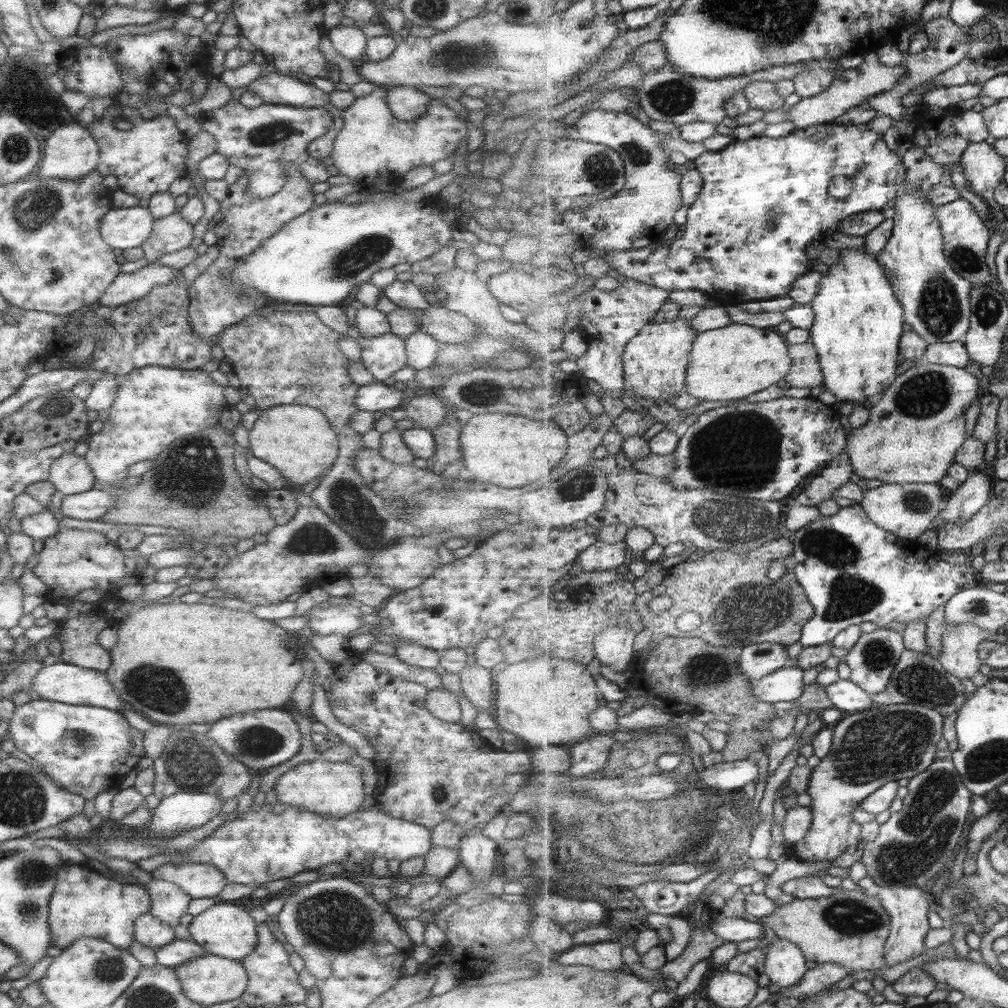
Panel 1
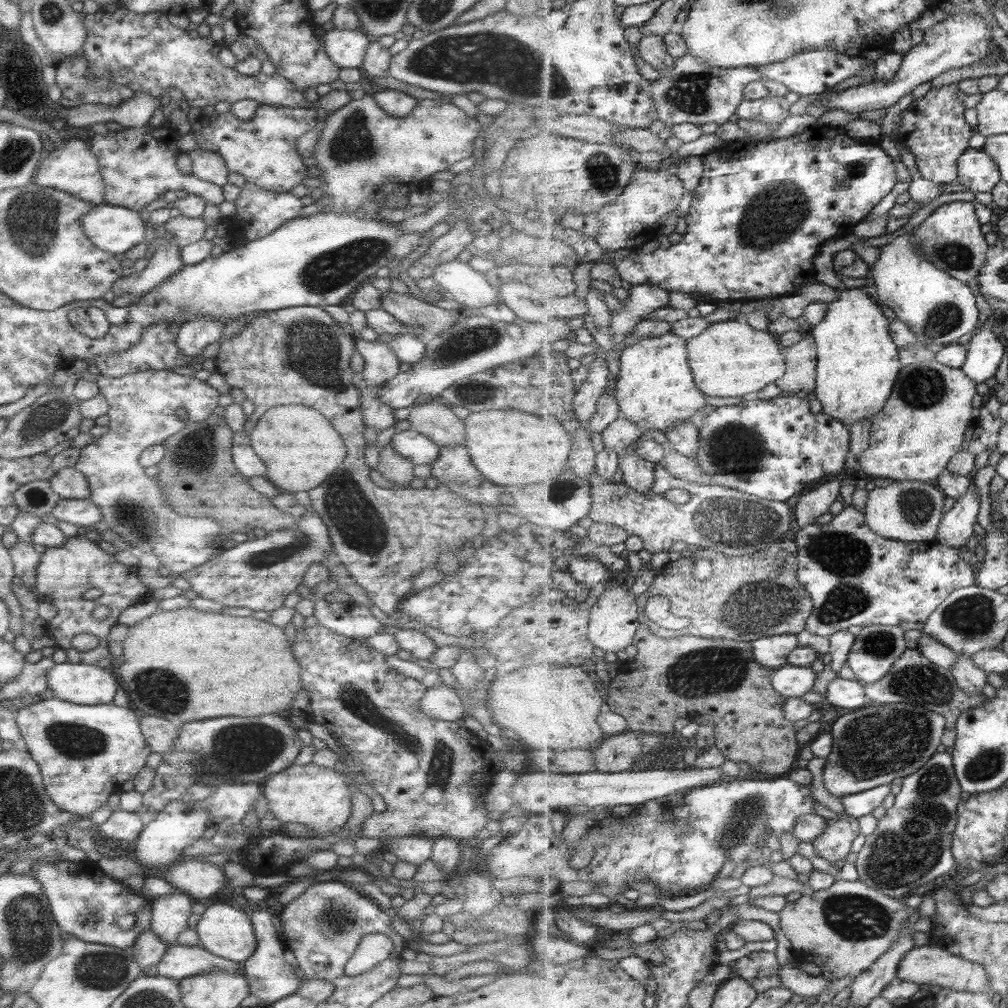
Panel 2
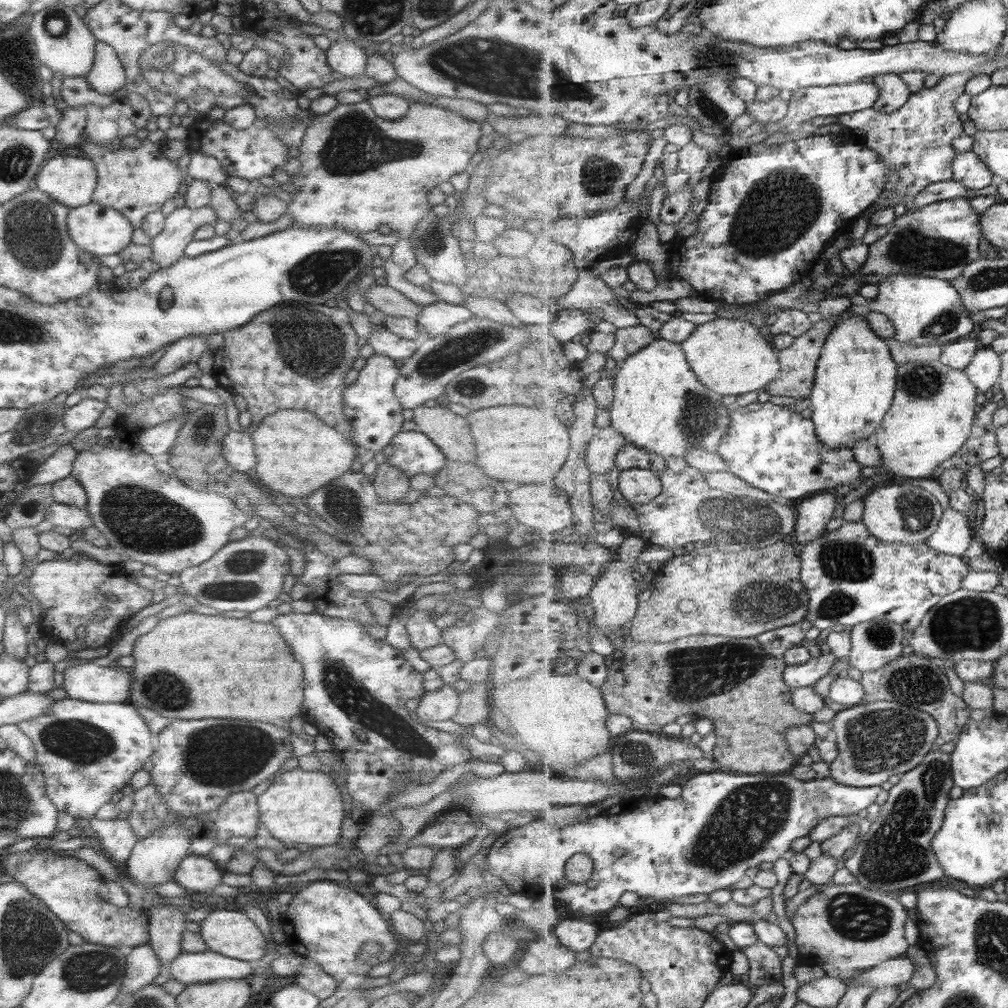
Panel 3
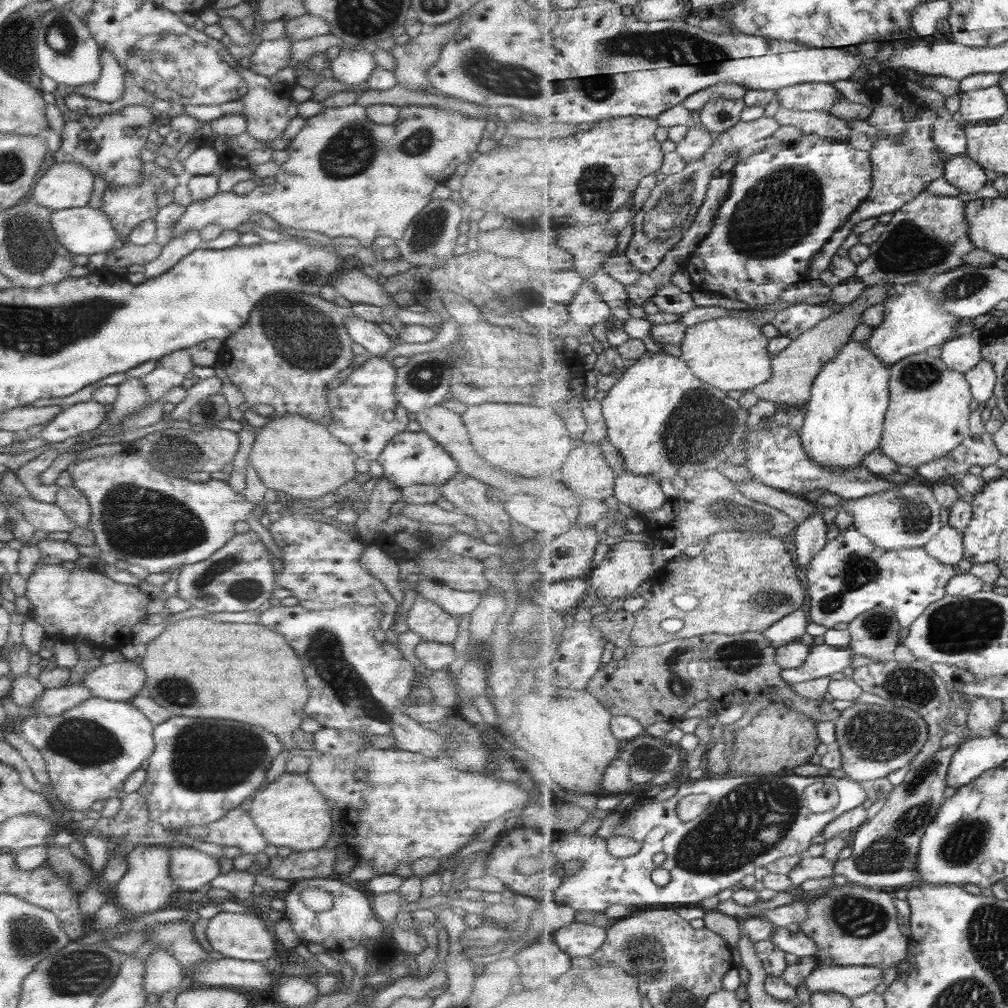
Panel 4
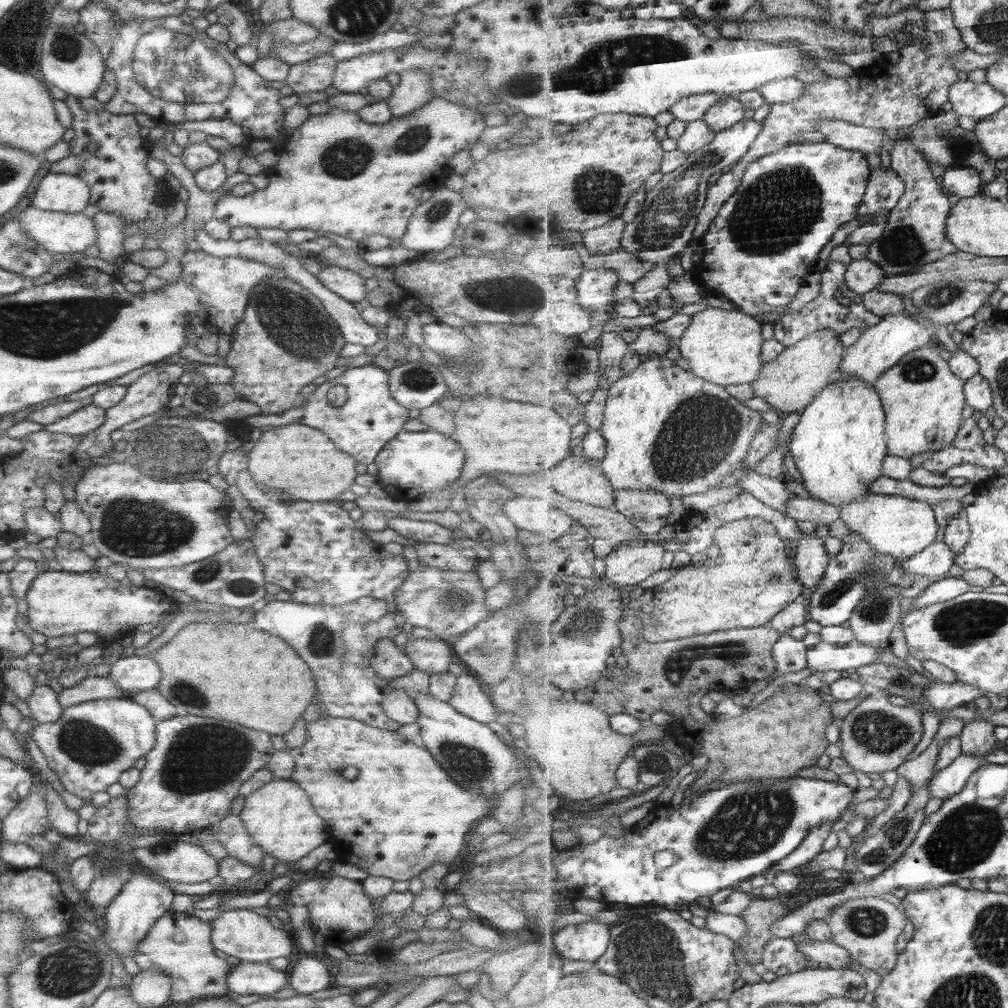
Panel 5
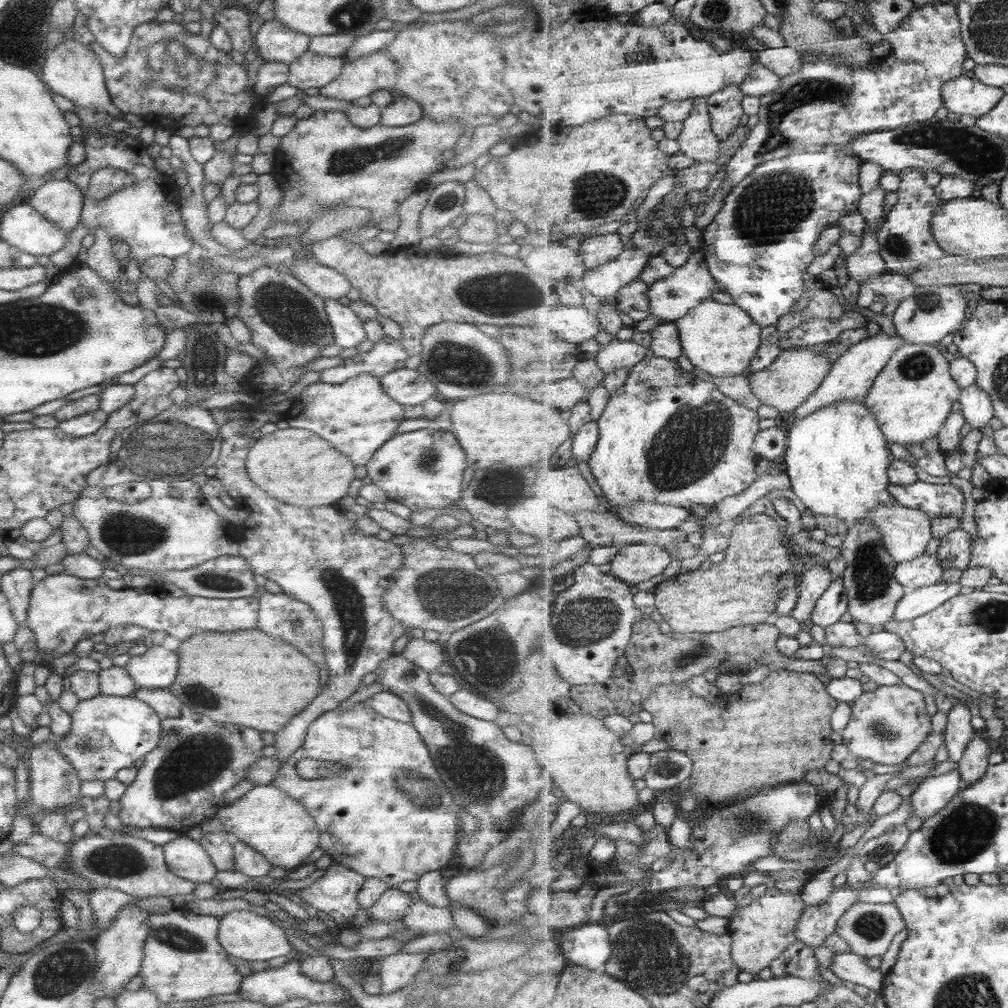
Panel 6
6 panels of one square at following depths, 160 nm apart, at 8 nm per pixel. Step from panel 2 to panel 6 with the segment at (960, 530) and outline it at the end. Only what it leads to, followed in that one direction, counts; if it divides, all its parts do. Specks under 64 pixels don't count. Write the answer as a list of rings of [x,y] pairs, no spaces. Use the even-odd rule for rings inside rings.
[[[934,553],[901,561],[895,569],[895,578],[907,588],[919,589],[945,582],[945,571],[940,565],[940,558]]]

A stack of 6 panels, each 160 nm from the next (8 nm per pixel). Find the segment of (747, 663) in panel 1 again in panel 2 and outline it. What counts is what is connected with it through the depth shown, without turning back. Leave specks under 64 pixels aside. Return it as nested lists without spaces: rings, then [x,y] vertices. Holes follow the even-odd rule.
[[[796,634],[763,637],[751,643],[754,646],[755,658],[771,670],[785,666],[788,663],[789,654],[800,646]]]

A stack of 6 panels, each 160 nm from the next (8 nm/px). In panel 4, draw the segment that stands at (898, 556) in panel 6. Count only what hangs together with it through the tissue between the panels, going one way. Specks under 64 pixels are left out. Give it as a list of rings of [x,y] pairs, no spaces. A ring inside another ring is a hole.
[[[903,483],[894,486],[891,490],[880,492],[874,496],[867,496],[861,499],[845,499],[838,501],[838,509],[848,510],[854,518],[854,526],[860,530],[867,538],[873,541],[875,546],[885,550],[903,550],[911,548],[926,548],[926,544],[931,542],[942,529],[941,504],[935,497],[933,488],[923,486],[923,484]]]

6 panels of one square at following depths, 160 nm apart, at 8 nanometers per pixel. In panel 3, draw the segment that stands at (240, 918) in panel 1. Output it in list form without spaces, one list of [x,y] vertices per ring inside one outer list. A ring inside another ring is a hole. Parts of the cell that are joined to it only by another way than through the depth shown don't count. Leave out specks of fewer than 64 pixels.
[[[216,909],[207,913],[207,916],[194,928],[200,934],[208,950],[219,953],[221,956],[255,963],[266,954],[266,940],[263,933],[240,911]]]

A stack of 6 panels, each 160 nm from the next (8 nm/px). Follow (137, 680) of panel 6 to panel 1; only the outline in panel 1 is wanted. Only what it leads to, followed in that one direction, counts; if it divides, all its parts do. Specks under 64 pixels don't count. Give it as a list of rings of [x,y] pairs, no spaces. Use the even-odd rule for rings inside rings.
[[[63,662],[53,663],[45,667],[40,666],[33,677],[30,691],[37,693],[43,700],[71,704],[71,706],[93,706],[120,713],[125,708],[113,691],[111,683],[106,679],[105,672],[76,667]]]

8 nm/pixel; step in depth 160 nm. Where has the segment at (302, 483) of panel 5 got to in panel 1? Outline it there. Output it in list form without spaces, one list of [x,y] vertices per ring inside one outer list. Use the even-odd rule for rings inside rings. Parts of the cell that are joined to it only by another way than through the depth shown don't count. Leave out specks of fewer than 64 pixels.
[[[283,404],[268,408],[259,414],[248,430],[248,450],[269,466],[273,466],[284,478],[286,486],[303,486],[325,474],[338,455],[336,432],[328,420],[315,408],[303,405]]]

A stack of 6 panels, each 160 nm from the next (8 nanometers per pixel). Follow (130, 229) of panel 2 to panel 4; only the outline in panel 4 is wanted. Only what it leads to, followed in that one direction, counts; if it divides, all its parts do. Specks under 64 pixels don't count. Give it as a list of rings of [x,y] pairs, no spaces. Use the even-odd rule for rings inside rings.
[[[87,205],[65,208],[62,211],[51,211],[49,227],[51,227],[51,233],[53,233],[55,241],[70,254],[87,257],[99,253],[107,254],[121,243],[105,214],[99,208],[93,209]]]

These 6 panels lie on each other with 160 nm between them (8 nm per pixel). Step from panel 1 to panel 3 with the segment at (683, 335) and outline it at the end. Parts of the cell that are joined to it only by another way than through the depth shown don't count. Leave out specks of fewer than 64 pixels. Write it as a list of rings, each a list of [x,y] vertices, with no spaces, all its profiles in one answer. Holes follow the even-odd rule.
[[[660,338],[620,362],[615,369],[614,389],[616,393],[610,408],[610,426],[626,438],[627,445],[634,444],[639,448],[654,451],[666,460],[672,456],[687,460],[685,456],[688,450],[692,450],[692,446],[701,446],[716,453],[730,428],[731,408],[723,404],[722,394],[716,393],[699,380],[683,353],[681,343]]]

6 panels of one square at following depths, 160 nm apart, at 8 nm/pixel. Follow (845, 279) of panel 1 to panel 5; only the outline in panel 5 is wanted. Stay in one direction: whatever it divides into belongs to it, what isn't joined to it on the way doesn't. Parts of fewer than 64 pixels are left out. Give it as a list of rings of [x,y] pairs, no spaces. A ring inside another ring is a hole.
[[[843,376],[832,382],[804,408],[792,433],[789,450],[811,497],[841,508],[871,495],[872,484],[884,475],[883,463],[891,454],[886,435],[886,412],[875,387],[854,376]]]

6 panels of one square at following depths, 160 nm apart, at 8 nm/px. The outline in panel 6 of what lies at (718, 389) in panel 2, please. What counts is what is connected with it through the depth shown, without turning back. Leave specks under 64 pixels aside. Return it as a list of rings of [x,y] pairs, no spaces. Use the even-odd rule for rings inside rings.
[[[705,300],[701,305],[692,308],[683,318],[676,321],[684,355],[696,369],[714,377],[748,375],[751,360],[758,356],[759,347],[765,342],[762,326],[744,308],[737,304],[721,304],[715,300]]]

